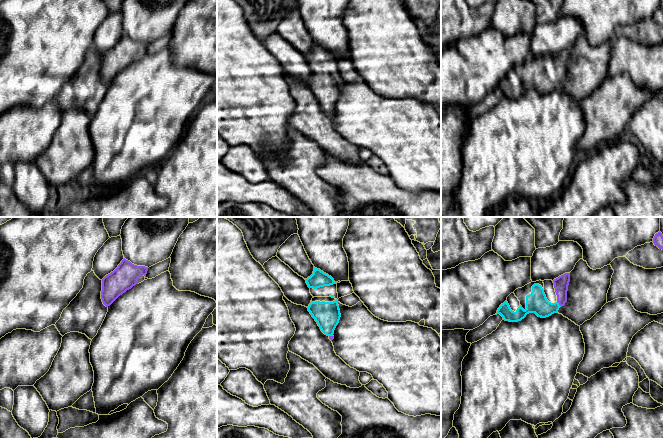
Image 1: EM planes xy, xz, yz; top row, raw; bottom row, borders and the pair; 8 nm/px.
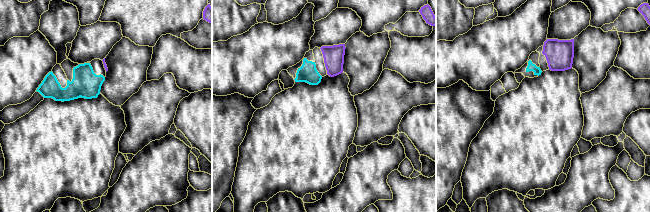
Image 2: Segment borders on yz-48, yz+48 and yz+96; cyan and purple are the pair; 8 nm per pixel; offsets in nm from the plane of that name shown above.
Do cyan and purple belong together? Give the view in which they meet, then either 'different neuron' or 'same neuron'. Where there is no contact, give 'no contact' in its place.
yz | same neuron

